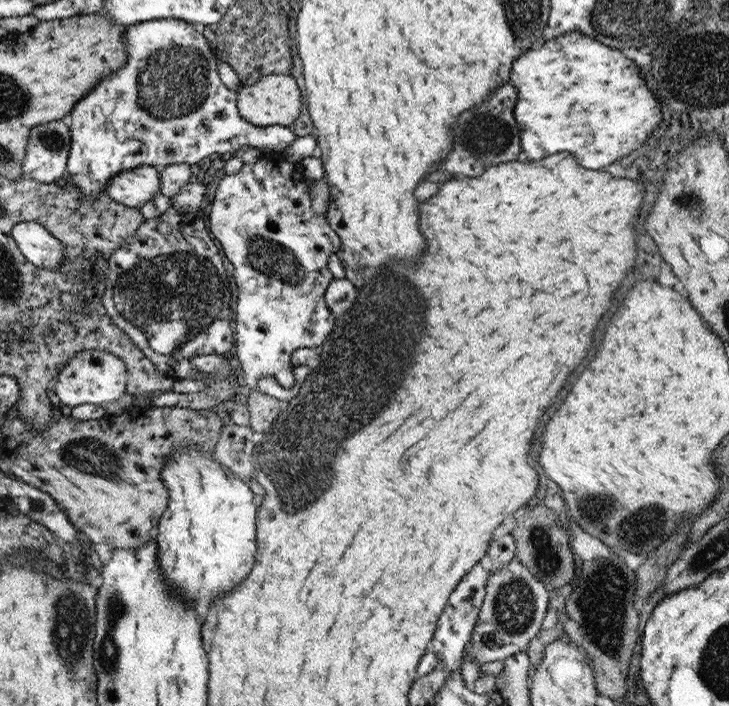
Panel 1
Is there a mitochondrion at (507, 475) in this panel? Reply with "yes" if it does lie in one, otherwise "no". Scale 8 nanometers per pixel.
no

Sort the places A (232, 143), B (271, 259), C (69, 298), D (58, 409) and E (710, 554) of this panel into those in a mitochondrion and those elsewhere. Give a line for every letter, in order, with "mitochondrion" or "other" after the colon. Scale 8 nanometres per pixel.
A: other
B: mitochondrion
C: other
D: other
E: mitochondrion

